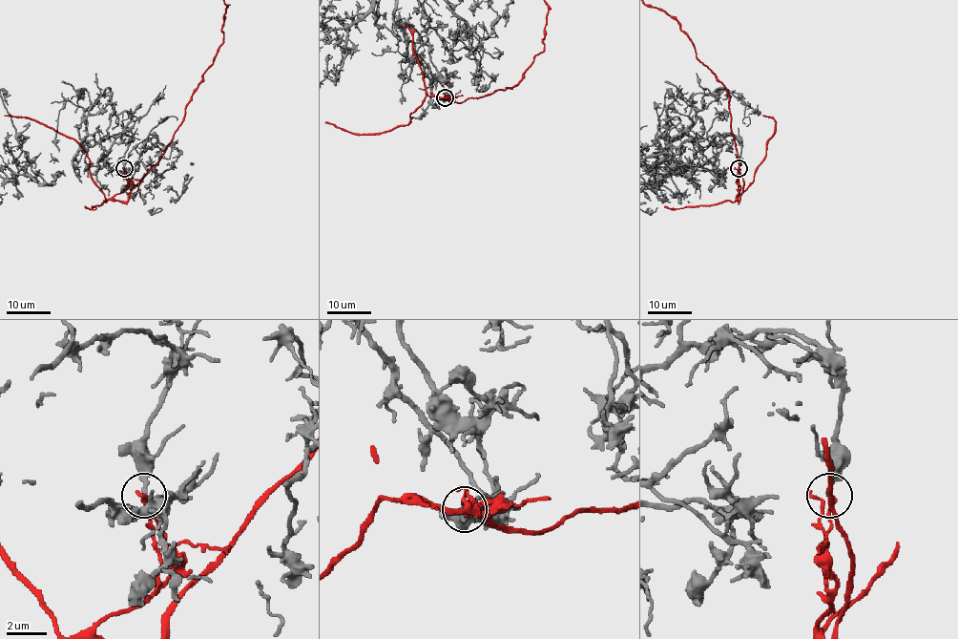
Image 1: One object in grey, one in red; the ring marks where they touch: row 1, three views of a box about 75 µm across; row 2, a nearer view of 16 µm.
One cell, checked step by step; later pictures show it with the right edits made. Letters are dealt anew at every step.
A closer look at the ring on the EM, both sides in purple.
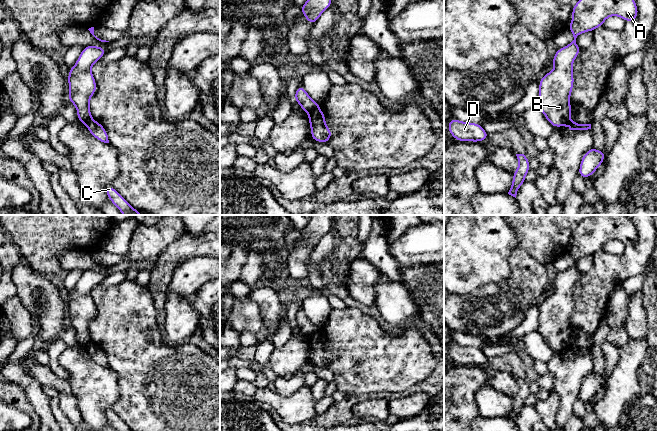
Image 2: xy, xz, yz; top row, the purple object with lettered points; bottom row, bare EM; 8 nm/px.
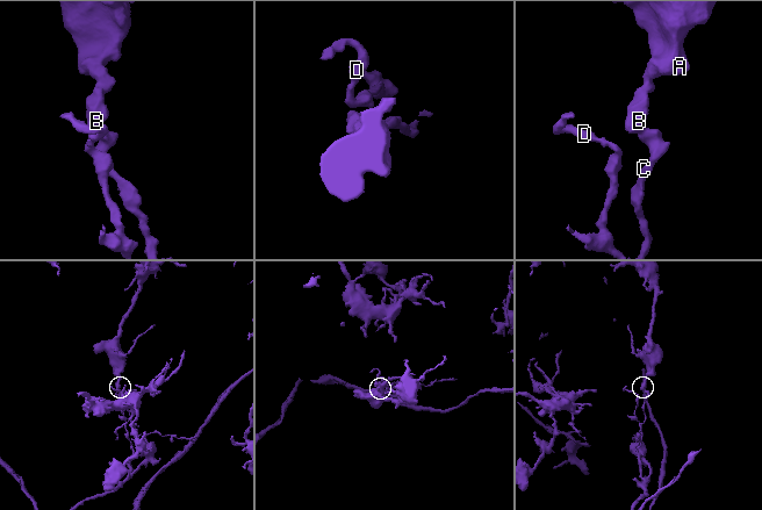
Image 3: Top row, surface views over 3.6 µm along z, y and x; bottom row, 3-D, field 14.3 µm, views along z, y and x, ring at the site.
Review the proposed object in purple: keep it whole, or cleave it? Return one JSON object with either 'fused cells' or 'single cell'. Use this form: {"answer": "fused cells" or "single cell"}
{"answer": "fused cells"}

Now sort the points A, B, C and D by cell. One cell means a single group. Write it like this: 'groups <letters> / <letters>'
groups A B / C D

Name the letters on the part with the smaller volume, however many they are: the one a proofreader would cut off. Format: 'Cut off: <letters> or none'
Cut off: C, D

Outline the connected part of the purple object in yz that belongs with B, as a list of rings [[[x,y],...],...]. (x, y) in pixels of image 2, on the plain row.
[[[595,215],[594,217],[583,219],[573,230],[572,246],[568,252],[574,264],[568,270],[556,275],[551,283],[554,286],[554,294],[540,302],[539,307],[539,325],[537,331],[553,351],[559,352],[570,345],[570,337],[572,335],[570,319],[574,309],[572,289],[575,282],[581,276],[576,267],[577,260],[581,257],[594,255],[602,250],[608,241],[614,239],[621,241],[625,246],[633,245],[638,241],[638,231],[634,222],[627,215]]]

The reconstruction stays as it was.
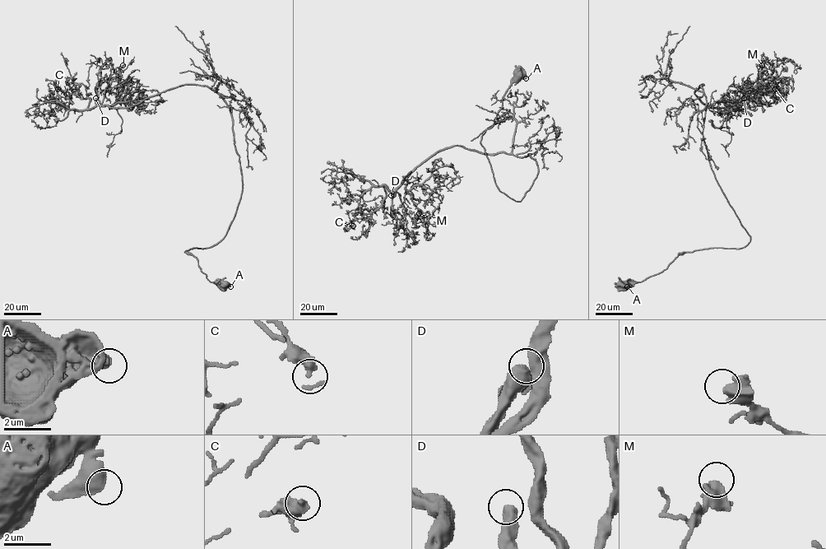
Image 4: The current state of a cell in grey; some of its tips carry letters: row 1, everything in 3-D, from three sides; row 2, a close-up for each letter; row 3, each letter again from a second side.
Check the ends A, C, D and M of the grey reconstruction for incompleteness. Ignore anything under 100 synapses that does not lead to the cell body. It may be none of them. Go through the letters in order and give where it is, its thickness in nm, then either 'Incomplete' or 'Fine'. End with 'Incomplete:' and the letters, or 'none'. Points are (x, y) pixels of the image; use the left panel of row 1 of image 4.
A: Place: (230, 286). Thickness 650 nm. Fine
C: Place: (58, 89). Thickness 400 nm. Fine
D: Place: (95, 98). Thickness 420 nm. Incomplete
M: Place: (122, 65). Thickness 440 nm. Fine
Incomplete: D

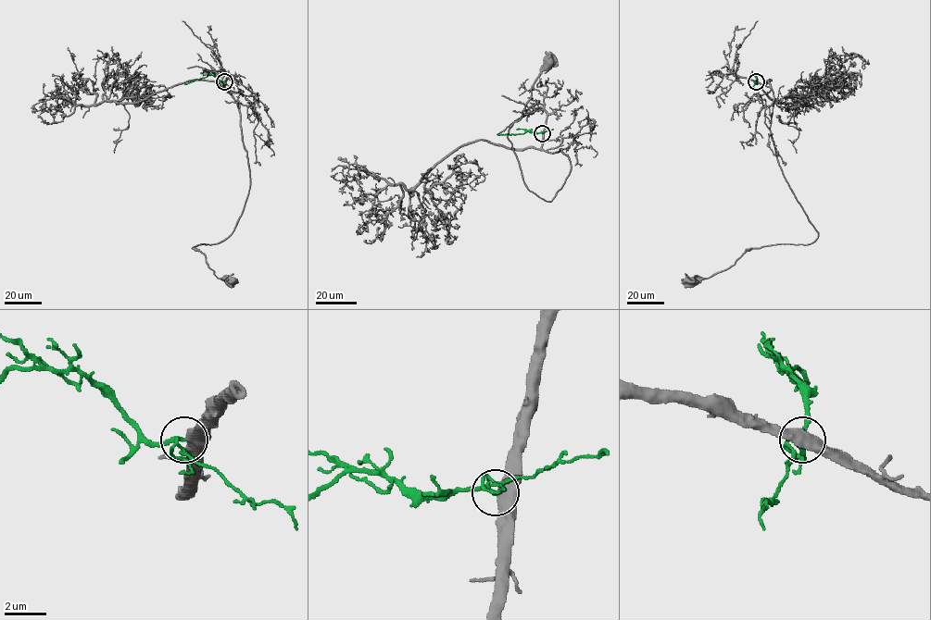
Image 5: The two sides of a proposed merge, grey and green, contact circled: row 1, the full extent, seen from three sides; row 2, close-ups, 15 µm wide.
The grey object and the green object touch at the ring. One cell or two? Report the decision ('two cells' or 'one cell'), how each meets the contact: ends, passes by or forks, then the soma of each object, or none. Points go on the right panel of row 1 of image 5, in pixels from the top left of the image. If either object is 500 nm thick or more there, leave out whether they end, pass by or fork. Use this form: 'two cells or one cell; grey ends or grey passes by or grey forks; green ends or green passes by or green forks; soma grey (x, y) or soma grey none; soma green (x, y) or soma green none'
one cell; soma grey (689, 281); soma green none

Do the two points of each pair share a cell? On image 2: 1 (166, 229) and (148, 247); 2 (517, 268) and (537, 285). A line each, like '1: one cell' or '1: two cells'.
1: one cell
2: one cell

